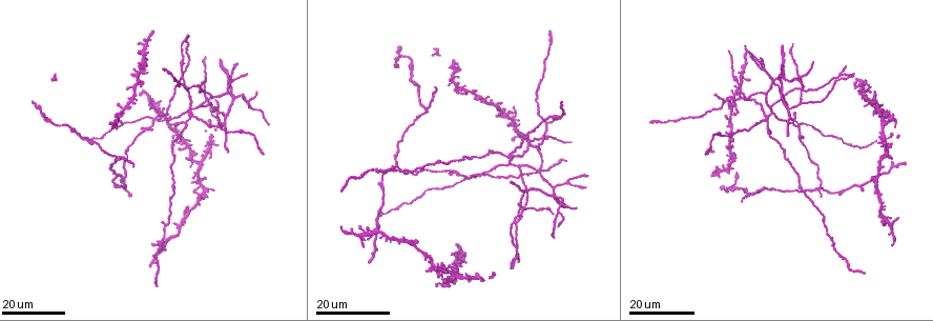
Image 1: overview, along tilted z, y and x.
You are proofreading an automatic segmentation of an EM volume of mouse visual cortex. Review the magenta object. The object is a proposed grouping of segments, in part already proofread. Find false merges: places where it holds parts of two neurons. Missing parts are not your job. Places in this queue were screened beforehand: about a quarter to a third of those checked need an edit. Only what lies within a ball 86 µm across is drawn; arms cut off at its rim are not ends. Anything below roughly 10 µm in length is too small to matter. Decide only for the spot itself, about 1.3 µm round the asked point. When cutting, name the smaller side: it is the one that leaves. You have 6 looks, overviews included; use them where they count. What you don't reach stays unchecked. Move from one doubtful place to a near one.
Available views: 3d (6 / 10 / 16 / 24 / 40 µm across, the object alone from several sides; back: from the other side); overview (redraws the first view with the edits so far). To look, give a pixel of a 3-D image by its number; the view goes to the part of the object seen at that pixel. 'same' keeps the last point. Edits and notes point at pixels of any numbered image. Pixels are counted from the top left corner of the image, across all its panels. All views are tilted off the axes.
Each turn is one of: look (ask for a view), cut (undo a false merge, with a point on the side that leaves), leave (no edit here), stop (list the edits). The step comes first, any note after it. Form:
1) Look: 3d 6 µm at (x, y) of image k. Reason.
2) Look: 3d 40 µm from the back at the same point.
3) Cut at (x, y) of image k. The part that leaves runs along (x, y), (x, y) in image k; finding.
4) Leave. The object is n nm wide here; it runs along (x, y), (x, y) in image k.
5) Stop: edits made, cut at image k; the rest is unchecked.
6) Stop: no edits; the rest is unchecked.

Look: 3d 24 µm at (553, 194) of image 1. Three arms meet.

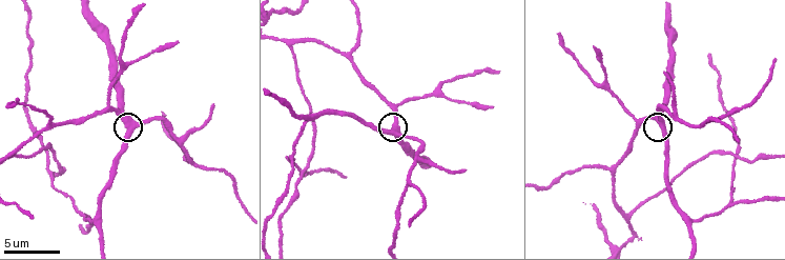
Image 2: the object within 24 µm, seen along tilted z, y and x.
Look: 3d 10 µm at (132, 127) of image 2.

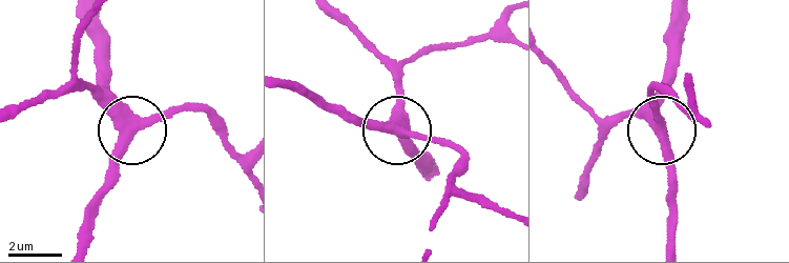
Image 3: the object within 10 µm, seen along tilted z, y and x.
Leave. The object is 350 nm wide here; it runs along (21, 105), (79, 84), (138, 130), (201, 104) in image 3; one neuron here.

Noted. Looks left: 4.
Look: 3d 10 µm at (734, 204) of image 2. Three-way junction.

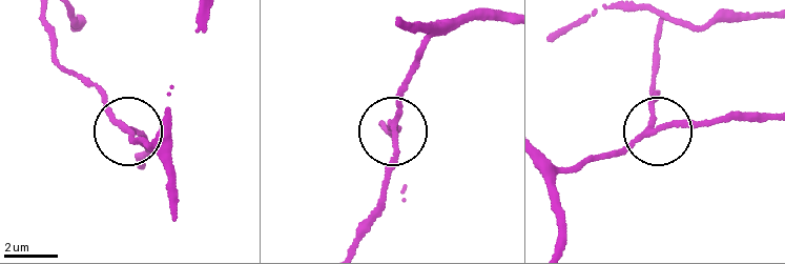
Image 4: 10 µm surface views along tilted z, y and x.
Look: 3d 10 µm from the back at (659, 128) of image 4.

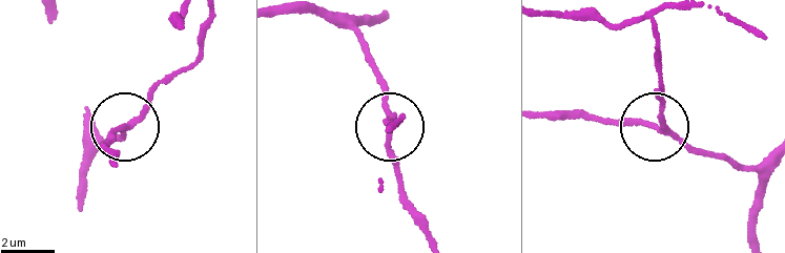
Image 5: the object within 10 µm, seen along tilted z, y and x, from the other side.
Leave. 3 arms meet here; continuous, no second neuron.

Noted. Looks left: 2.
Look: 3d 10 µm at (734, 153) of image 2. Four or more arms meet.

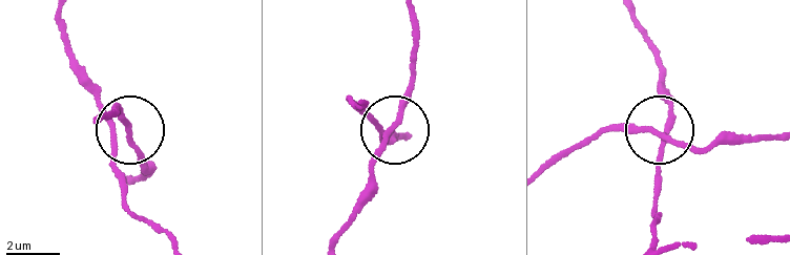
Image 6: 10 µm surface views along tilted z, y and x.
Leave. The object is 170 nm wide here; it runs along (412, 18), (411, 81), (394, 126), (348, 97) in image 6; continuous, no second neuron.

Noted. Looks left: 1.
Stop: no edits; the rest is unchecked.

